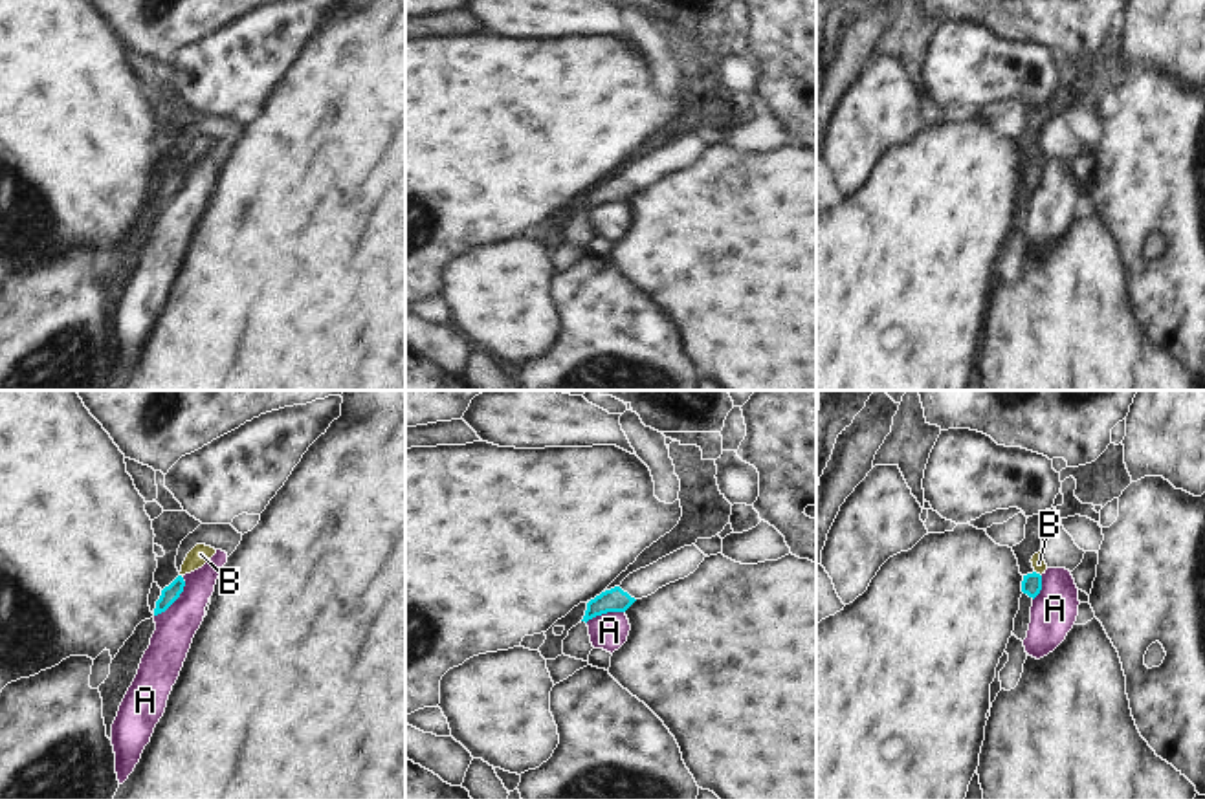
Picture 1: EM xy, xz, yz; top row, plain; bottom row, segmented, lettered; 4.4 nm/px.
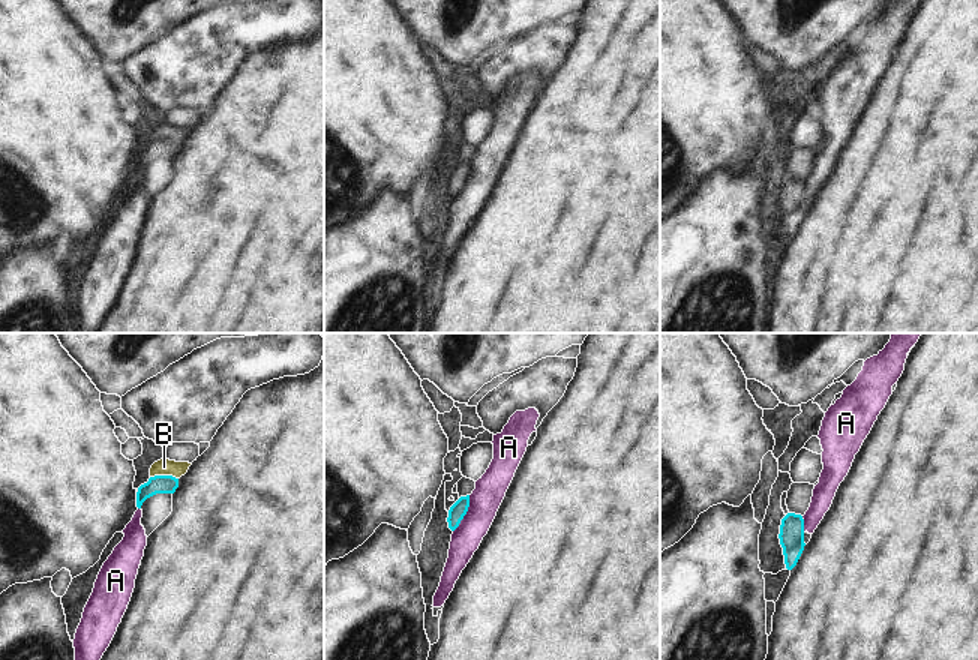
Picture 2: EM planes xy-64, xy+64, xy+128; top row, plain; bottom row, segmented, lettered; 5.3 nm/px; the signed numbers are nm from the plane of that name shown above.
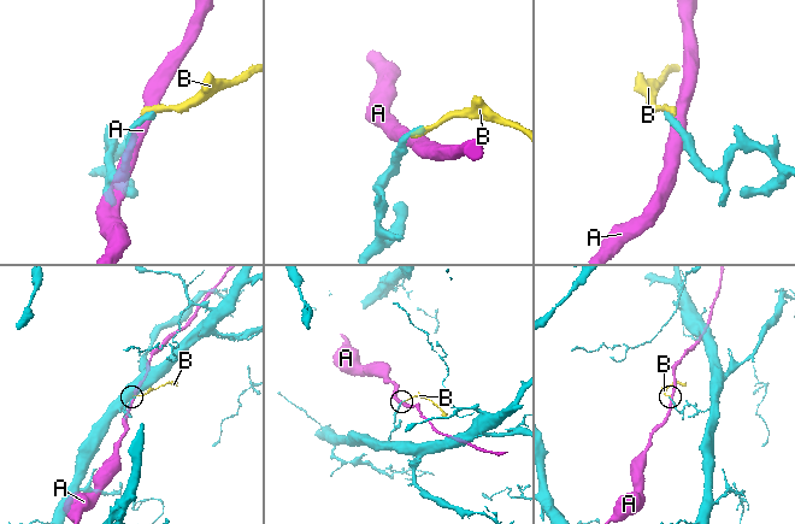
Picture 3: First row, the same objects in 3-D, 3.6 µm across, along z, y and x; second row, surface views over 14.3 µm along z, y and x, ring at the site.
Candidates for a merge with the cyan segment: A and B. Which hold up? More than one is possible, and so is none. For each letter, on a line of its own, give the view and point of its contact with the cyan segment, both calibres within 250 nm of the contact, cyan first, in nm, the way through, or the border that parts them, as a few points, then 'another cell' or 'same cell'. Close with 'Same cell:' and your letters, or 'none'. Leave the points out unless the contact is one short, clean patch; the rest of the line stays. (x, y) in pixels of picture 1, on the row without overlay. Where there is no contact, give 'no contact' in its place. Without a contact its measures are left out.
A: xy (176, 187) | 80/180 nm | another cell
B: yz (1039, 164) | 90/60 nm | along yz (1035, 160), (1040, 165) | another cell
Same cell: none

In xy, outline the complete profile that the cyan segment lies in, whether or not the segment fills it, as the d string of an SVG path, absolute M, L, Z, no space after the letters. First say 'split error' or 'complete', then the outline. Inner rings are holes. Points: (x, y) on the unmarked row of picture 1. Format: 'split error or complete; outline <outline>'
complete; outline M178 165L169 176L161 180L160 189L156 191L154 205L165 202L183 181L185 170Z

